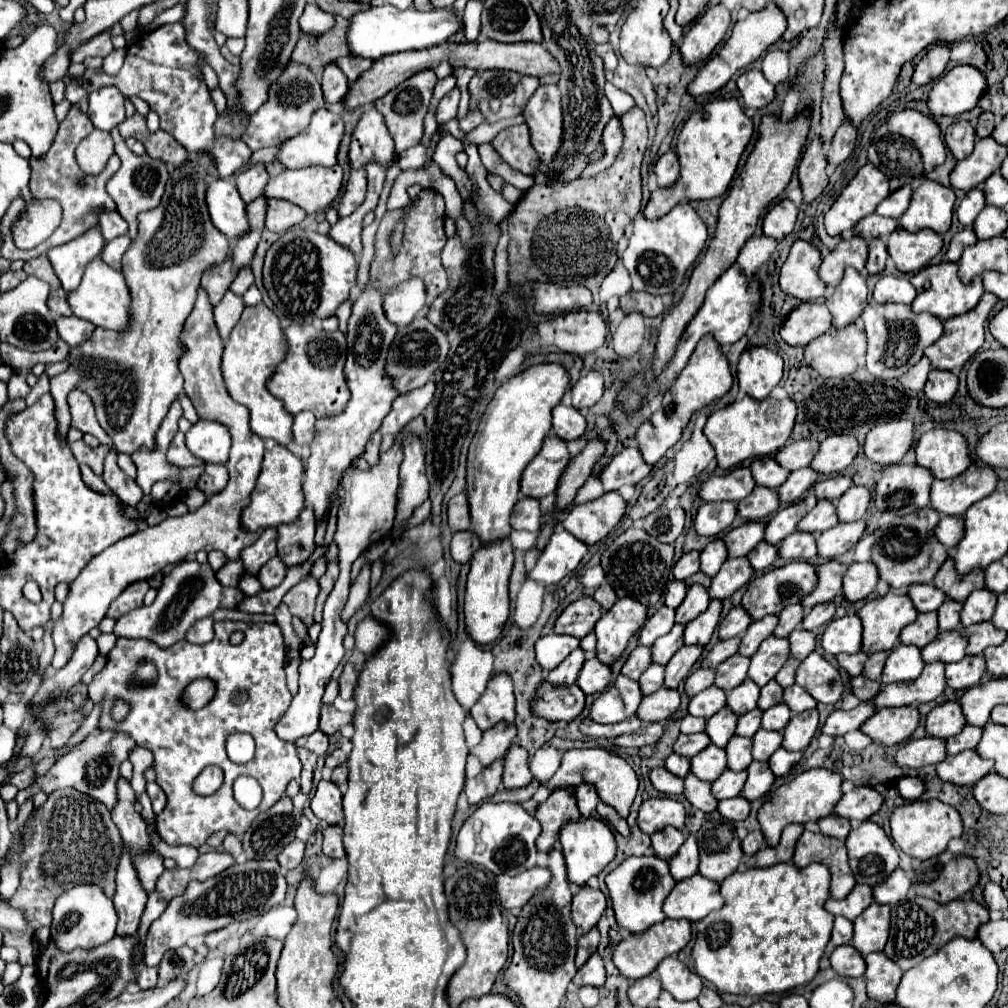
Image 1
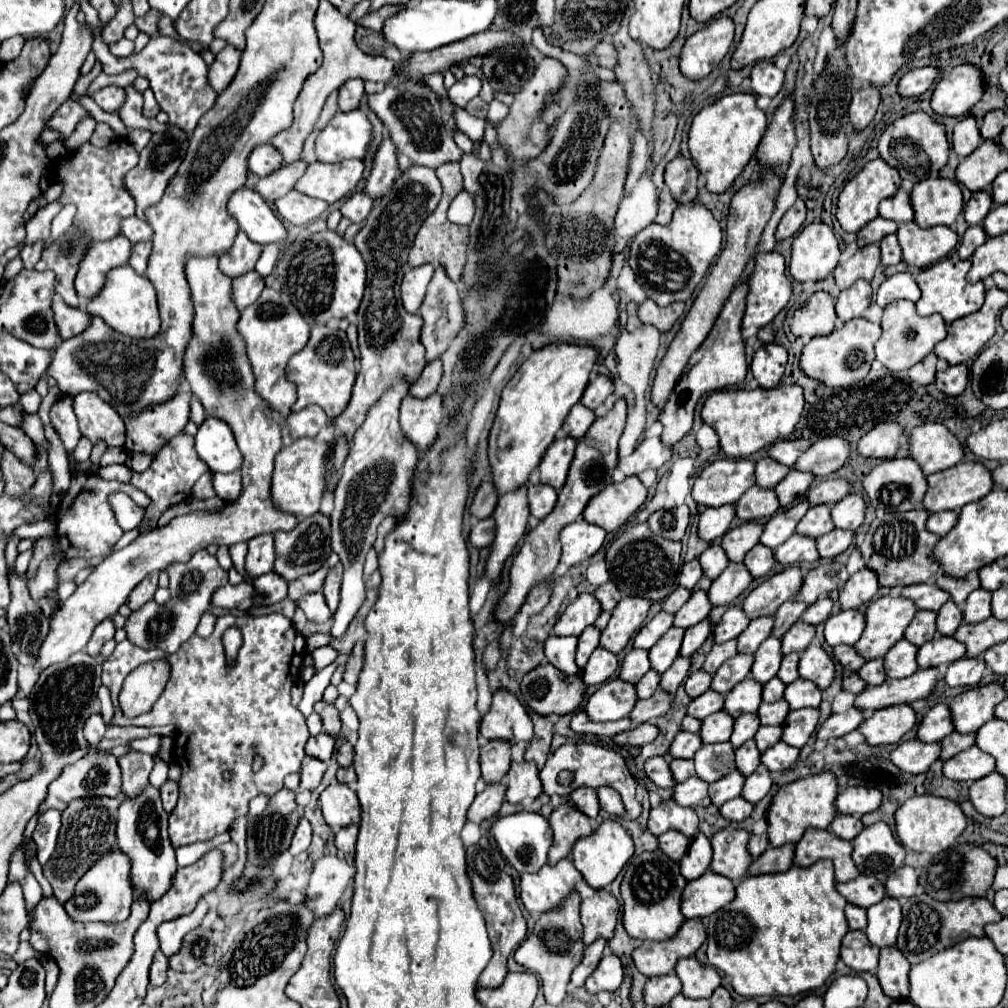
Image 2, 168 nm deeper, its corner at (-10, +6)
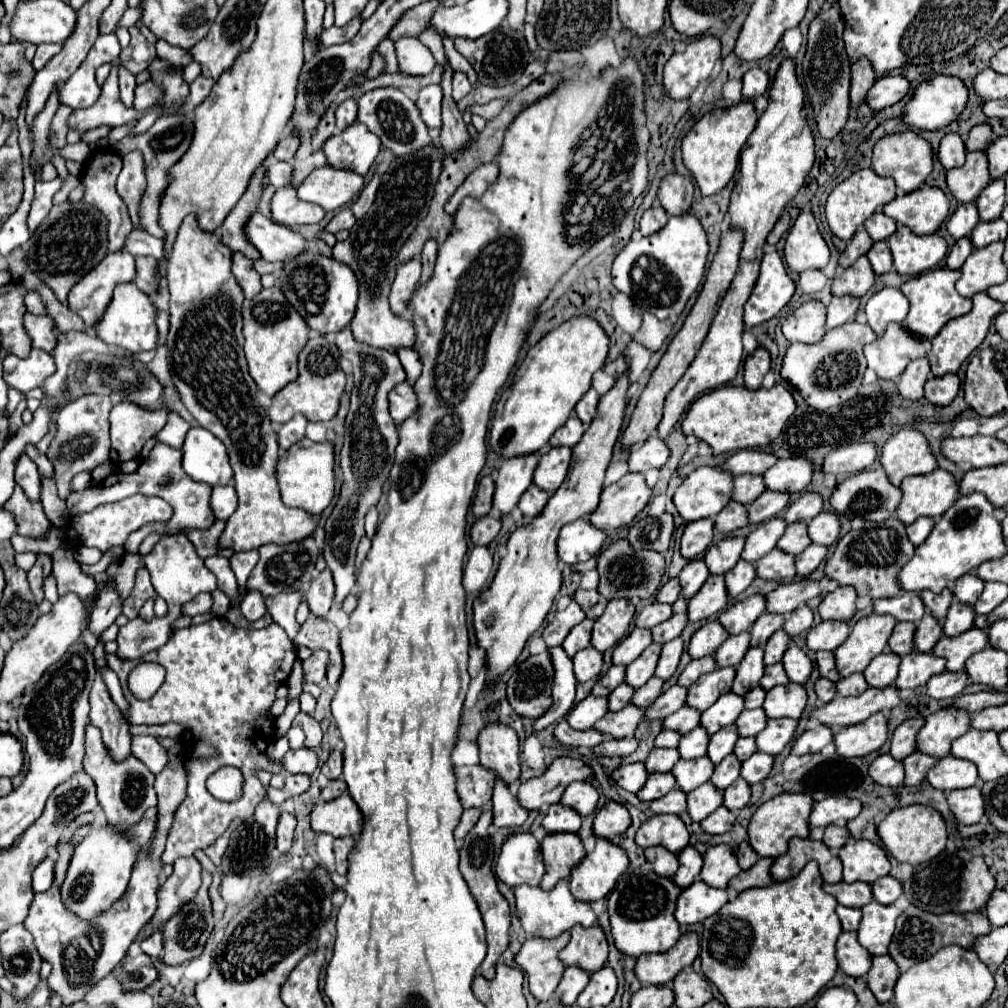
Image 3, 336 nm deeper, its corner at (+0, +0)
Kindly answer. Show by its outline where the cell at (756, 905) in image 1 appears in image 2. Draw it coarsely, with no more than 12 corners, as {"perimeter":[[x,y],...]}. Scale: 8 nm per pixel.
{"perimeter":[[834,866],[748,876],[710,916],[742,998],[796,996],[848,932]]}

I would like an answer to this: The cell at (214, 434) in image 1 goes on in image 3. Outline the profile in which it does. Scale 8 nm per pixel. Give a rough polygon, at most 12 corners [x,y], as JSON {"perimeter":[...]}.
{"perimeter":[[206,428],[188,430],[182,468],[210,486],[228,484],[226,446]]}

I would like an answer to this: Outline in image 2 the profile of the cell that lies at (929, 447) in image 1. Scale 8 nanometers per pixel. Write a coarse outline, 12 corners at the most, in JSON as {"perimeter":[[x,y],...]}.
{"perimeter":[[938,422],[914,428],[908,452],[924,474],[964,458],[956,436]]}

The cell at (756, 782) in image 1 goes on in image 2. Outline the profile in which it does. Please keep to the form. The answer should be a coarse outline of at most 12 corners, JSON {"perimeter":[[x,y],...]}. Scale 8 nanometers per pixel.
{"perimeter":[[760,766],[746,778],[742,798],[754,804],[772,786],[770,772]]}

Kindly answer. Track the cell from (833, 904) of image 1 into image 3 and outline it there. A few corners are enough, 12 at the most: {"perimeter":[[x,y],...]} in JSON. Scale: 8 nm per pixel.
{"perimeter":[[866,882],[824,884],[838,904],[862,908],[872,902]]}

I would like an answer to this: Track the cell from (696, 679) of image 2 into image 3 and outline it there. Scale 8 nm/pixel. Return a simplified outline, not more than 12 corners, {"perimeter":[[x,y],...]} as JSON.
{"perimeter":[[676,684],[646,710],[666,718],[684,706],[688,688]]}

